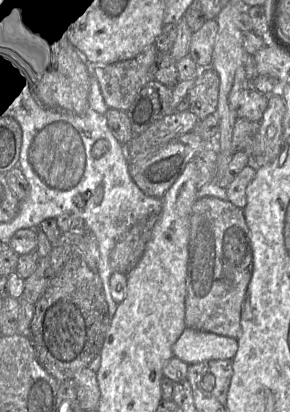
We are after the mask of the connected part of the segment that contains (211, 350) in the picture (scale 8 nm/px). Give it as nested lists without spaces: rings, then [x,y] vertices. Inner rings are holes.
[[[188,327],[172,347],[174,356],[189,365],[209,360],[232,360],[237,349],[238,340],[236,338]]]

